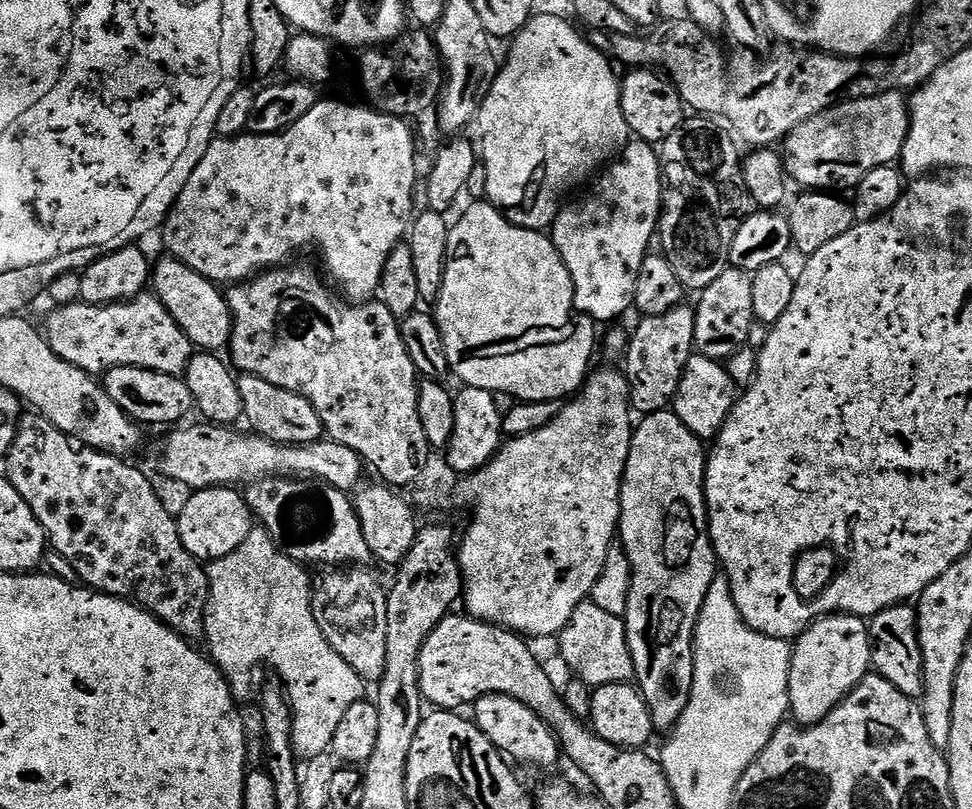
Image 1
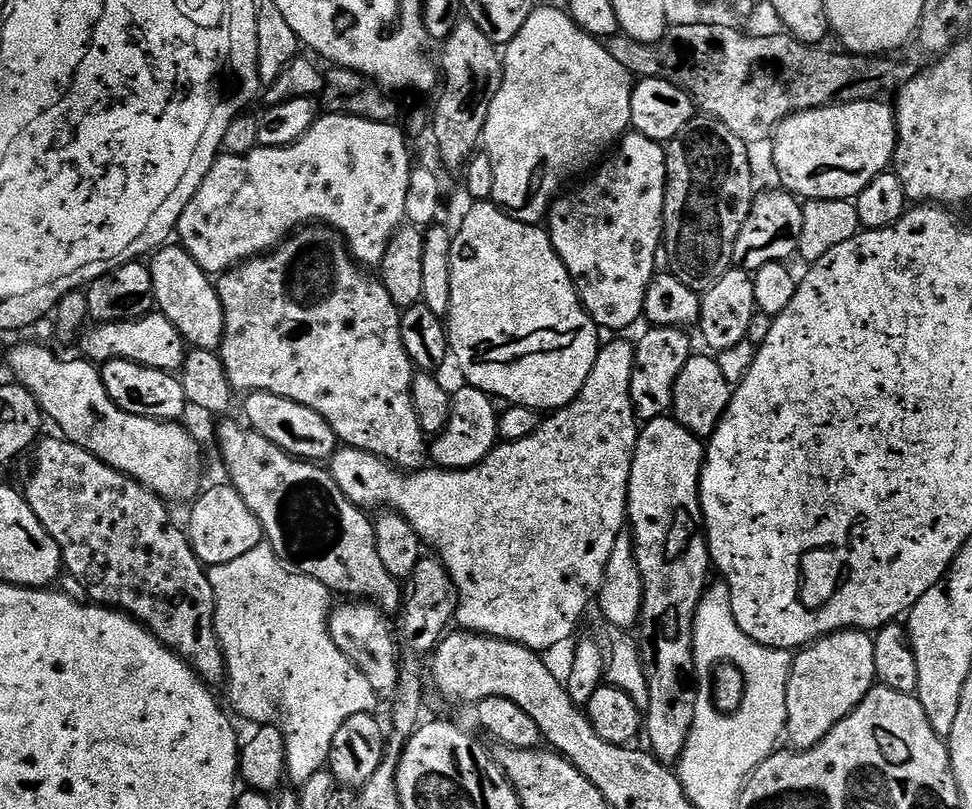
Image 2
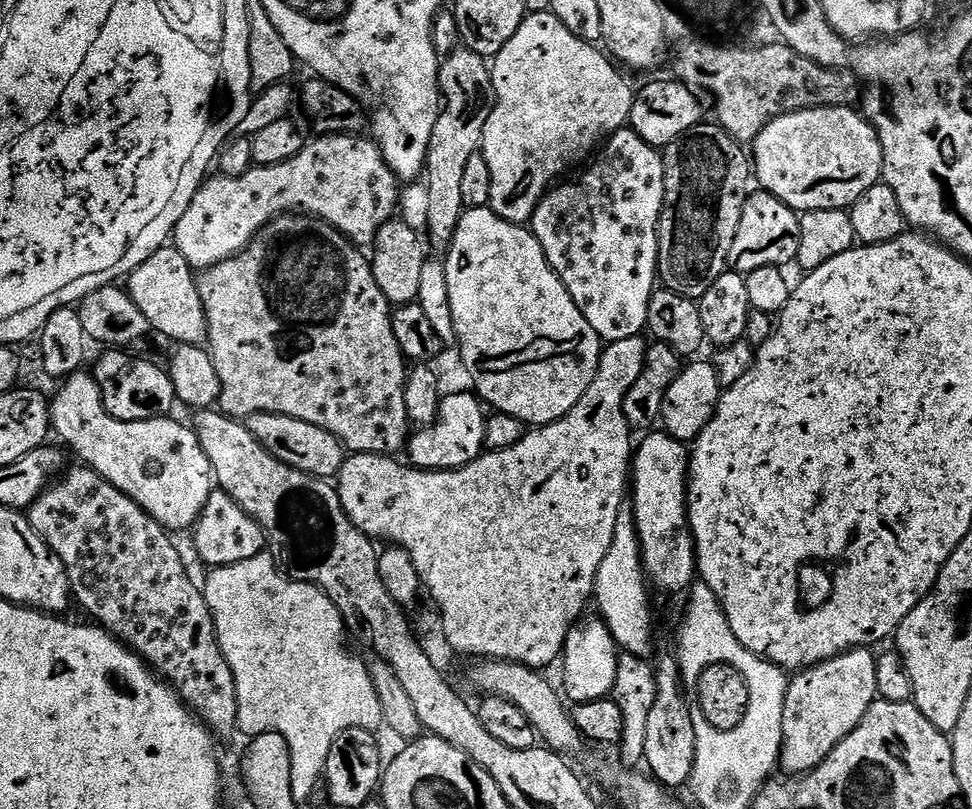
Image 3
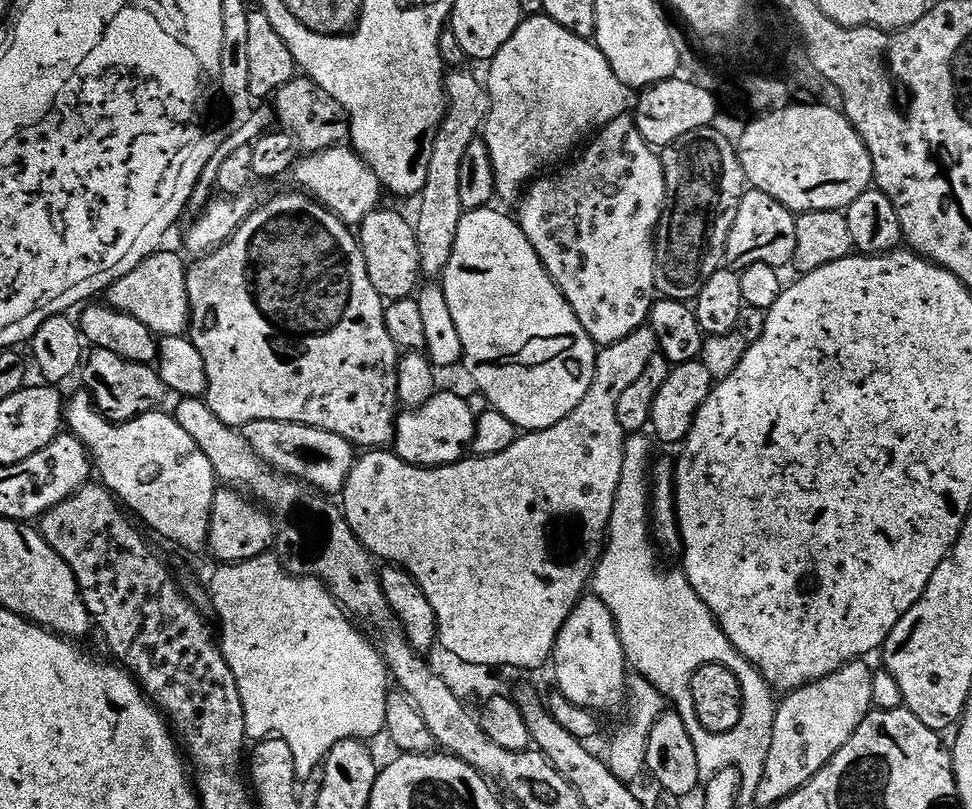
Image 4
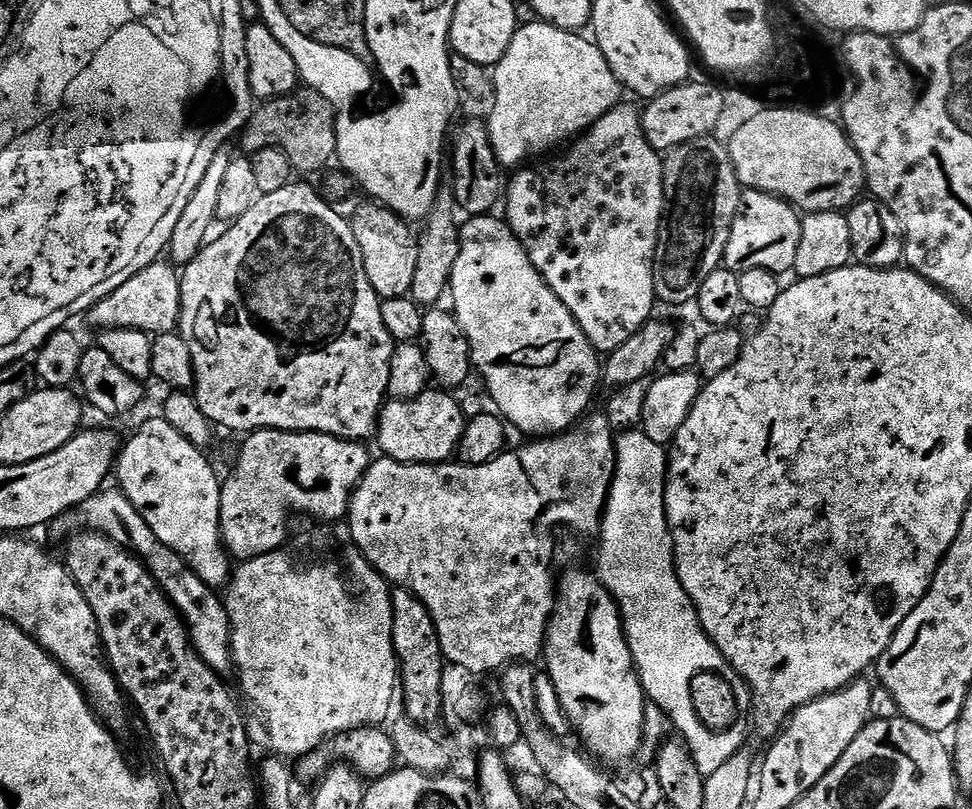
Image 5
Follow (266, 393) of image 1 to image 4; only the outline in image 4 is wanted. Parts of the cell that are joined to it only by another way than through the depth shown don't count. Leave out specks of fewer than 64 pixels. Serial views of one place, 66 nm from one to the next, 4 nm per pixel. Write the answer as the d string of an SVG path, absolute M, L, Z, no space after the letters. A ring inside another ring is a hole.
M259 420L250 422L242 431L253 450L272 468L325 494L343 493L344 483L358 459L357 449L346 438L314 426Z

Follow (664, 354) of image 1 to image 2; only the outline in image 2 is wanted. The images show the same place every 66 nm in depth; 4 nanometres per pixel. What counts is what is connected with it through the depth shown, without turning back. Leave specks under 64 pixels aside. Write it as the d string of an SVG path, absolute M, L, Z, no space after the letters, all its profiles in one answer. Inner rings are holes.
M652 326L647 330L649 332L640 341L635 341L634 374L630 378L630 398L636 419L640 422L671 413L672 394L678 382L678 374L682 374L682 366L686 366L686 362L694 354L692 340L685 329Z

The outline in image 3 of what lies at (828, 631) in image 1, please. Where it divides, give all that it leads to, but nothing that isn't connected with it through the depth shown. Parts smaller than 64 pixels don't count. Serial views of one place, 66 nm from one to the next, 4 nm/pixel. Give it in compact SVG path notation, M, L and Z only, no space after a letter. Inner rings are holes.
M852 648L821 664L797 671L789 679L786 706L782 708L782 744L778 761L788 774L817 768L834 746L862 722L866 710L878 699L876 656L868 648Z

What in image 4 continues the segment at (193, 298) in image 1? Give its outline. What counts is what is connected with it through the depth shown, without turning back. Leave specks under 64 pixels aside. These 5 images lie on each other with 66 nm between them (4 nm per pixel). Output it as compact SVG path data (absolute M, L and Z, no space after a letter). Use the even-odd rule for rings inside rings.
M161 250L146 258L130 274L118 278L106 291L106 303L110 308L130 314L142 322L157 337L183 336L189 331L188 268L172 252Z

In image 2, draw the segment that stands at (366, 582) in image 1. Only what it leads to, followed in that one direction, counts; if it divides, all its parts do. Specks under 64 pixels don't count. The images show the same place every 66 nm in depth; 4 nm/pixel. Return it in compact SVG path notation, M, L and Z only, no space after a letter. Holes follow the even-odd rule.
M371 602L340 603L344 604L337 608L335 605L328 618L328 629L334 646L338 646L338 650L342 650L344 657L362 674L362 678L370 682L370 690L374 690L377 698L384 702L391 701L398 690L402 664L398 659L398 646L390 624L386 622L385 613Z

